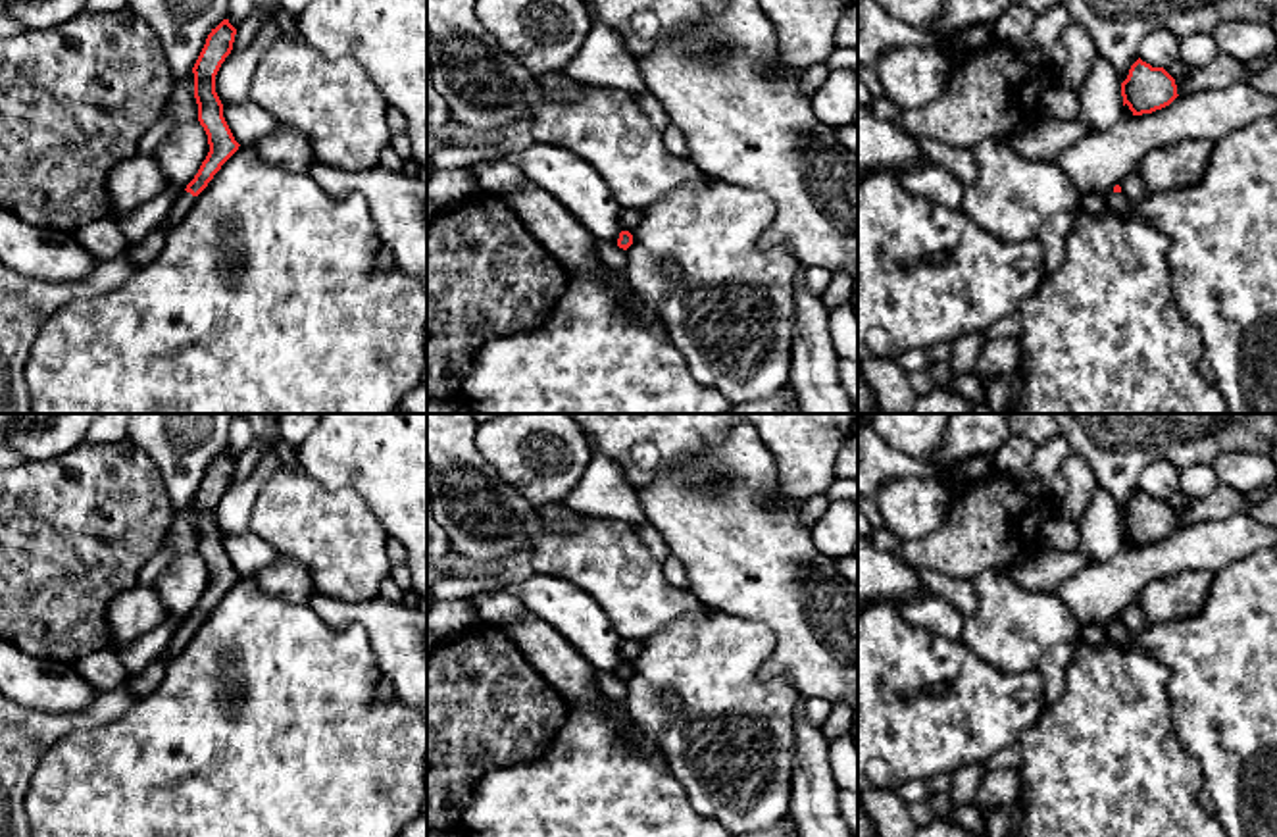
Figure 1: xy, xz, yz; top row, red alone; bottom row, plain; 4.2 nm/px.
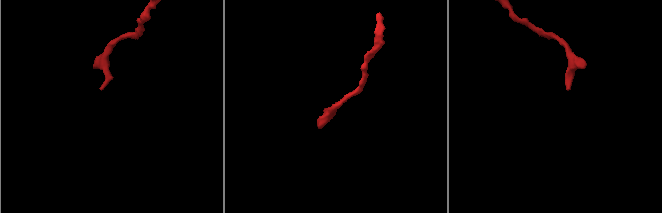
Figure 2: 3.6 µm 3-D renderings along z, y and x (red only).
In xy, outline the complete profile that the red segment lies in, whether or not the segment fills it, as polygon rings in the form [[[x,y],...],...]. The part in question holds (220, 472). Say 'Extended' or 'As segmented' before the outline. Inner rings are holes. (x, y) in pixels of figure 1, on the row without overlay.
Extended. [[[223,450],[208,466],[206,475],[192,498],[198,552],[208,566],[210,583],[194,610],[185,621],[181,621],[167,647],[160,654],[167,664],[187,648],[198,625],[240,577],[223,548],[223,535],[215,523],[215,506],[233,481],[235,466],[237,460],[229,454],[229,450]]]

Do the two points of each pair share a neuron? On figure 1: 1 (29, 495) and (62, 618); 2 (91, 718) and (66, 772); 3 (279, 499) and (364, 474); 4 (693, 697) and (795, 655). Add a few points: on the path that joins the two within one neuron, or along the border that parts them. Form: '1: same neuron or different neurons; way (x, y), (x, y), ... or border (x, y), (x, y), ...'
1: same neuron; way (29, 526), (29, 547), (35, 553), (45, 587)
2: different neurons; border (125, 710), (110, 722), (75, 728), (45, 751)
3: different neurons; border (299, 464), (327, 487), (352, 487), (368, 503)
4: different neurons; border (764, 626), (758, 674), (797, 691)

